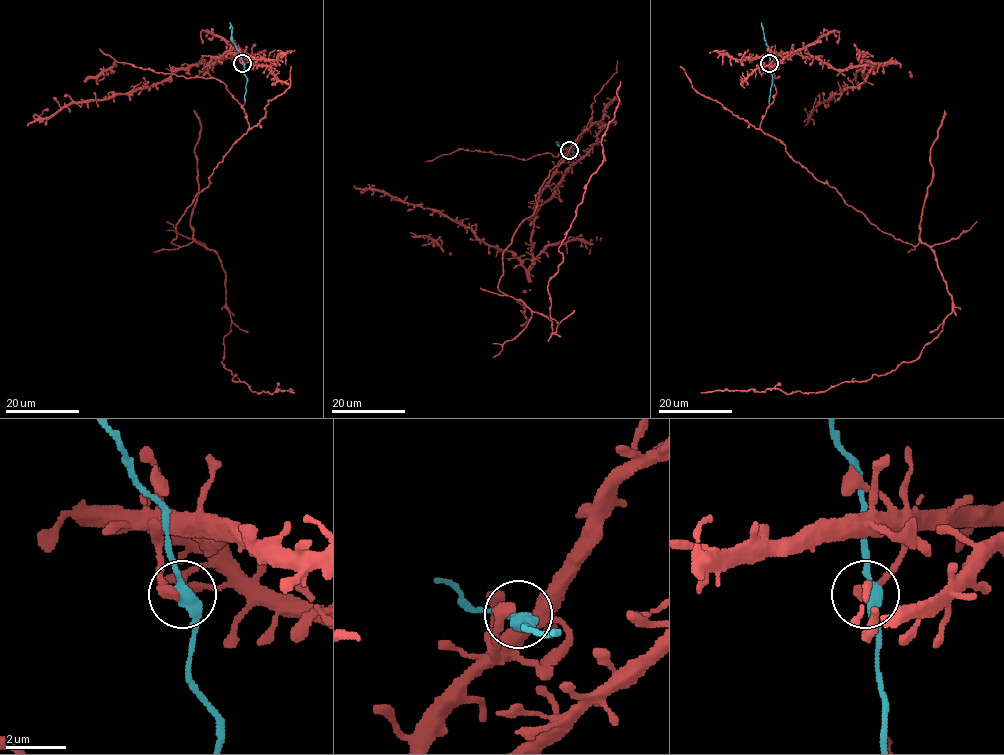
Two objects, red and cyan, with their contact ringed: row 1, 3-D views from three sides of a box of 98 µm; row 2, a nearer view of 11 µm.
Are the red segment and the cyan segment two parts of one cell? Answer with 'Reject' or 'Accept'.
Accept

